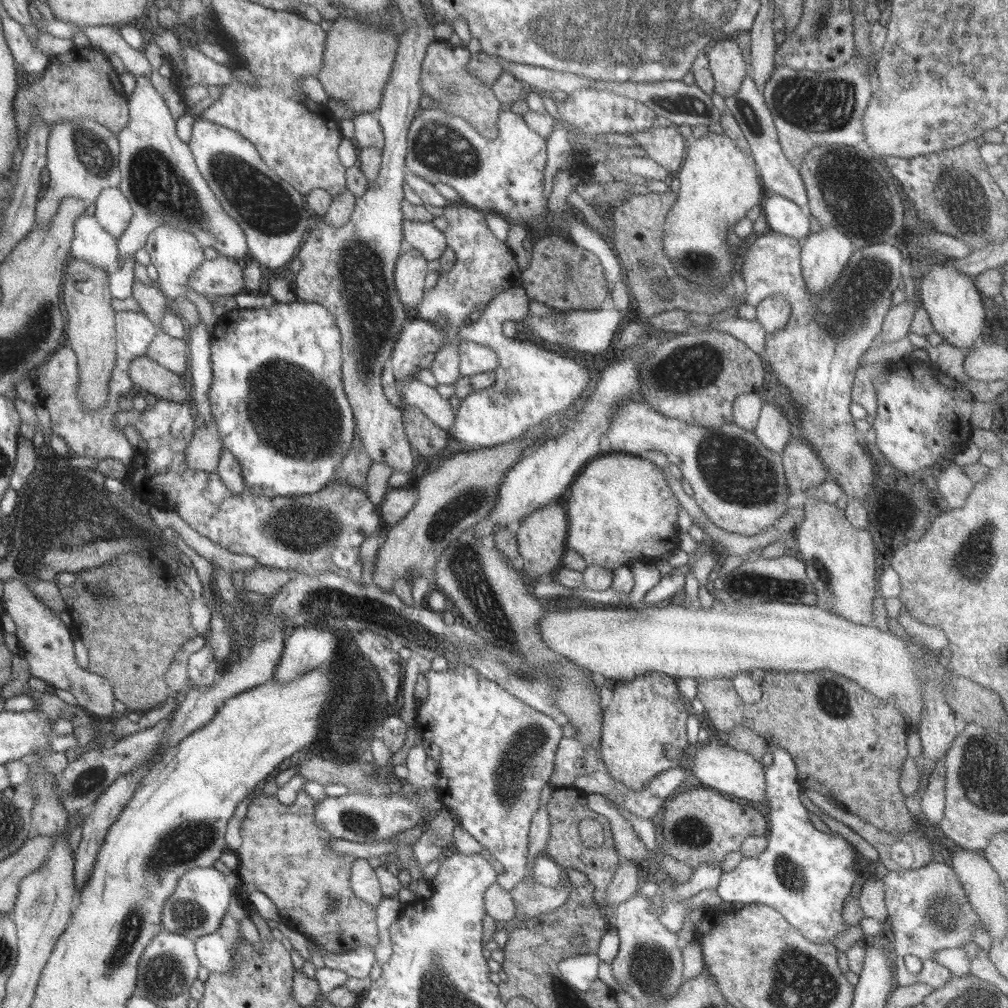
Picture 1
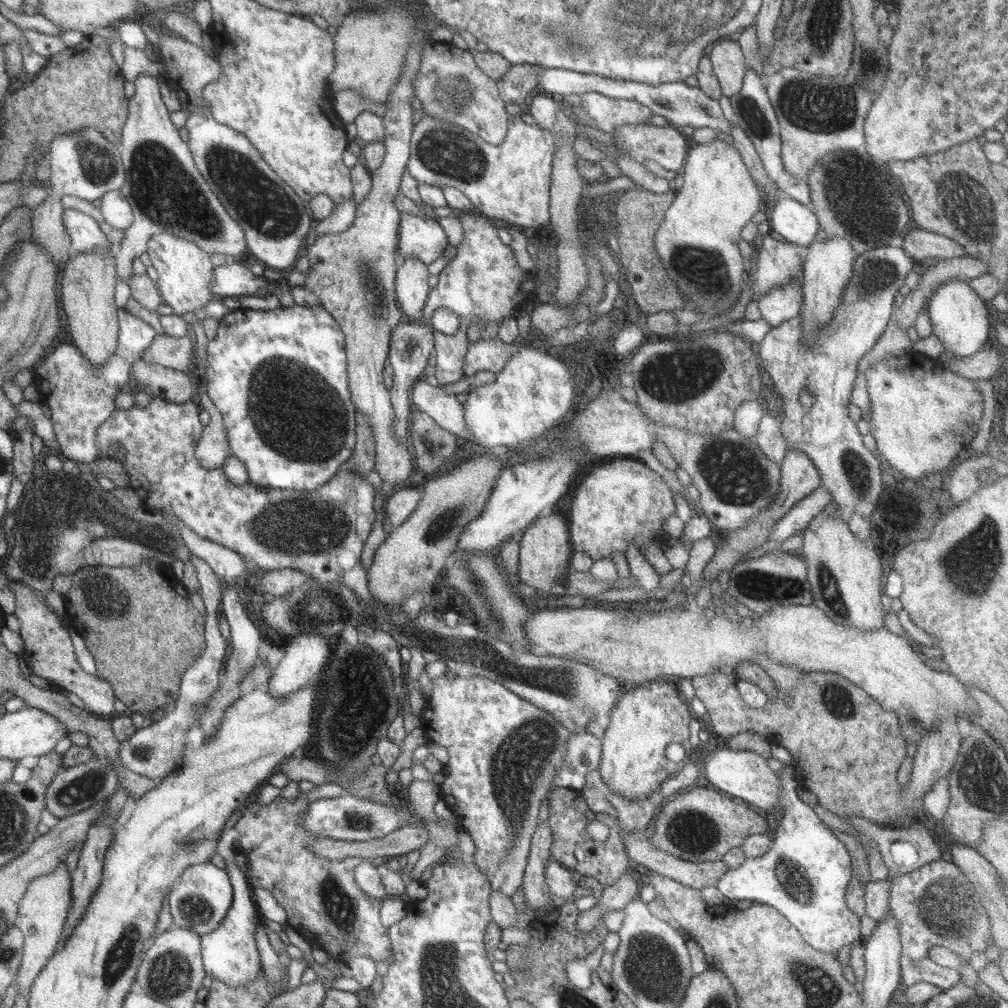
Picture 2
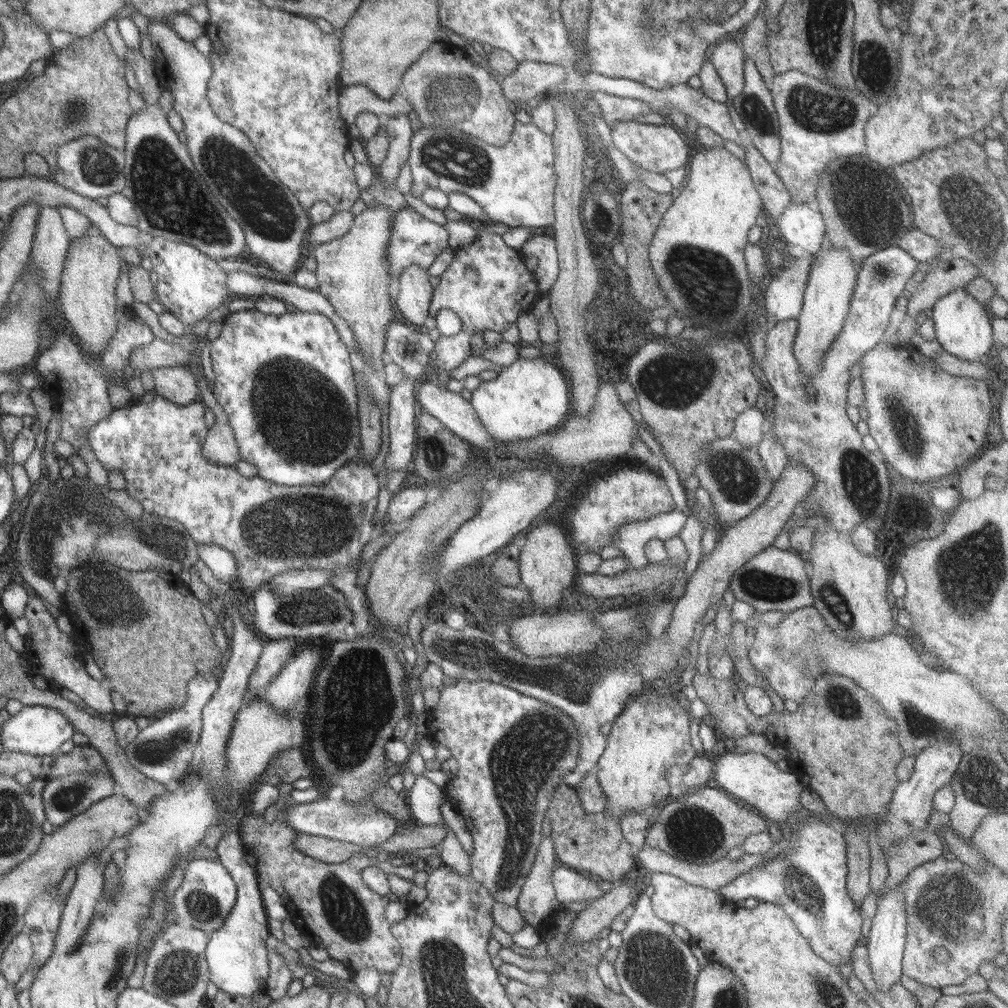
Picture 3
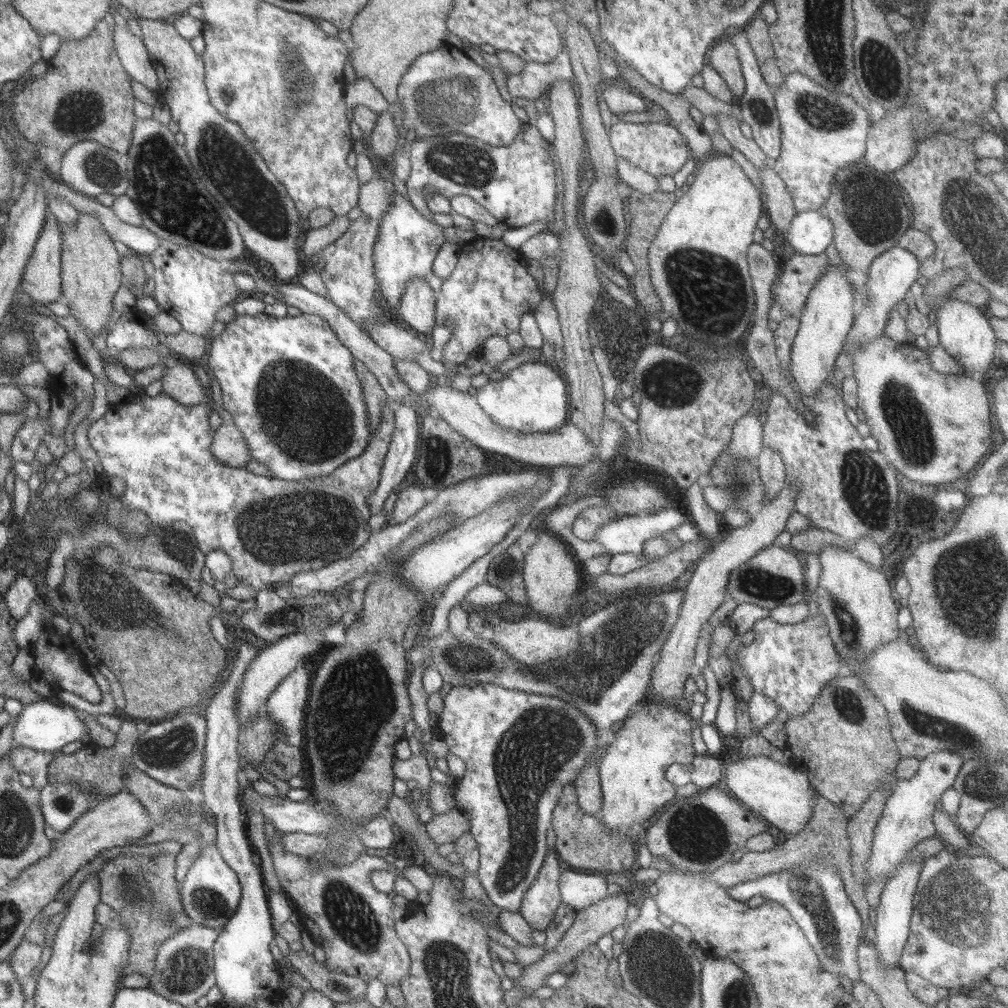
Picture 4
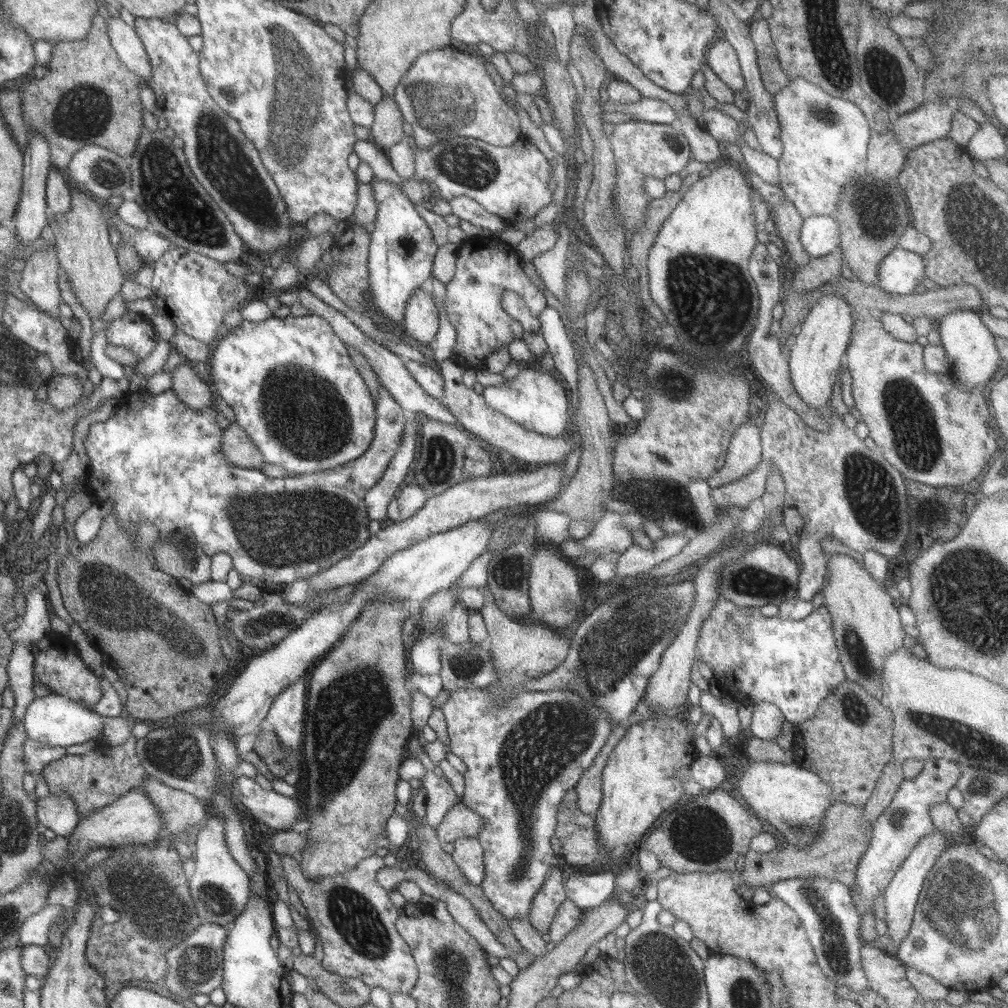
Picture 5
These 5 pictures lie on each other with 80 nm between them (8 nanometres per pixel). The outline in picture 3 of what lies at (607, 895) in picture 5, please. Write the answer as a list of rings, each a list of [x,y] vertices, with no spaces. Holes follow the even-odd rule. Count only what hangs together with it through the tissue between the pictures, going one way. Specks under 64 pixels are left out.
[[[566,865],[554,867],[552,884],[556,891],[556,898],[564,905],[572,902],[588,902],[601,899],[604,890],[600,889],[599,880],[593,876],[584,876]]]

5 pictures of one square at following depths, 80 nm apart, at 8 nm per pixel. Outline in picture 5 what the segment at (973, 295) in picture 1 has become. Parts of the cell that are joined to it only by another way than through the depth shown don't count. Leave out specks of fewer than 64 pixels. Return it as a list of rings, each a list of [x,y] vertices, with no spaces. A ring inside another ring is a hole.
[[[979,310],[952,312],[938,321],[942,346],[949,358],[948,375],[956,382],[954,388],[964,392],[979,384],[984,386],[998,370],[1001,356],[995,343],[995,335],[982,323]]]

